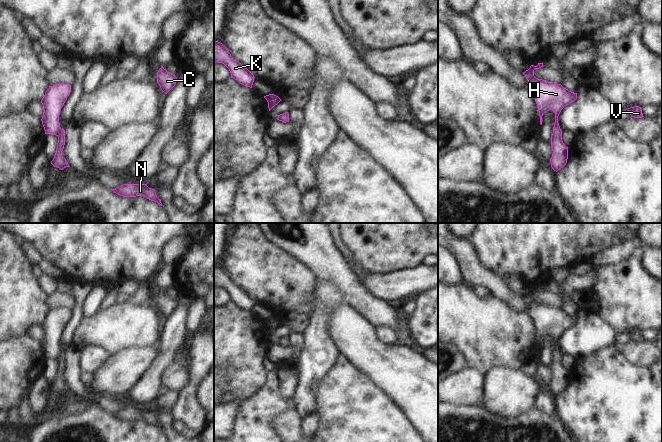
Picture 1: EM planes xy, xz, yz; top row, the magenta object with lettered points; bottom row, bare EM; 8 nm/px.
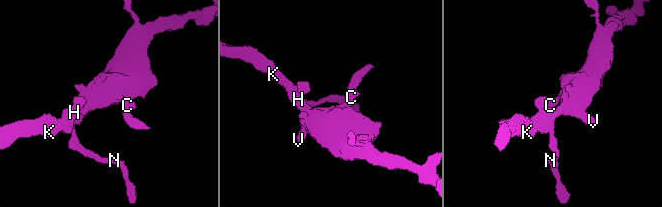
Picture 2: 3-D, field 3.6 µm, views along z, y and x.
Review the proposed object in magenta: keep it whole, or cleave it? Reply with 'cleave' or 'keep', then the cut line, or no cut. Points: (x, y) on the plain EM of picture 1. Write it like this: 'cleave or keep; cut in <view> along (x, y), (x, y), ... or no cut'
keep; no cut

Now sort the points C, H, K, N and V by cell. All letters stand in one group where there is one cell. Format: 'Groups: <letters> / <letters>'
Groups: C H K N V

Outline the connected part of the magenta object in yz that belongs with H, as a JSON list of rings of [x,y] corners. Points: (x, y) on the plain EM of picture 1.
[[[538,287],[537,290],[531,289],[523,298],[528,304],[528,313],[535,320],[540,348],[542,349],[542,340],[545,336],[553,334],[555,337],[555,347],[551,360],[553,378],[550,386],[552,393],[557,396],[566,389],[568,383],[568,371],[562,365],[562,355],[558,347],[558,340],[565,330],[577,323],[577,317],[569,315],[561,308],[552,308],[536,302],[534,300],[534,294],[543,290],[543,287]]]

